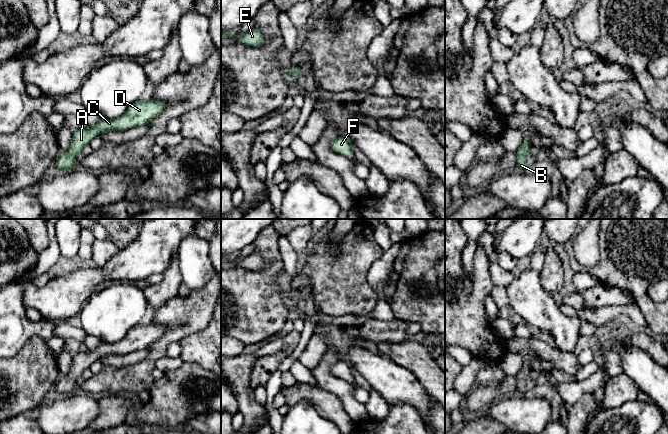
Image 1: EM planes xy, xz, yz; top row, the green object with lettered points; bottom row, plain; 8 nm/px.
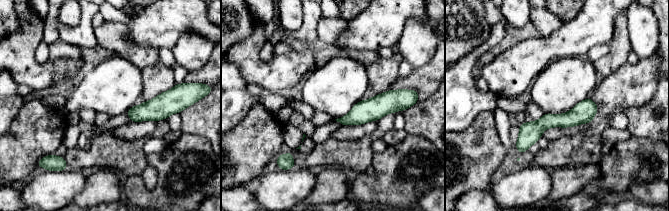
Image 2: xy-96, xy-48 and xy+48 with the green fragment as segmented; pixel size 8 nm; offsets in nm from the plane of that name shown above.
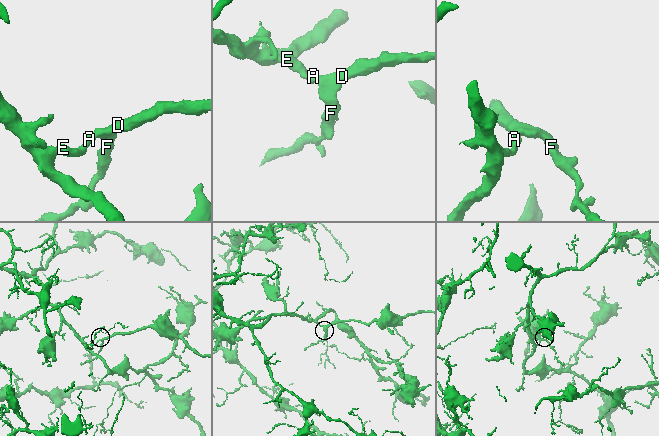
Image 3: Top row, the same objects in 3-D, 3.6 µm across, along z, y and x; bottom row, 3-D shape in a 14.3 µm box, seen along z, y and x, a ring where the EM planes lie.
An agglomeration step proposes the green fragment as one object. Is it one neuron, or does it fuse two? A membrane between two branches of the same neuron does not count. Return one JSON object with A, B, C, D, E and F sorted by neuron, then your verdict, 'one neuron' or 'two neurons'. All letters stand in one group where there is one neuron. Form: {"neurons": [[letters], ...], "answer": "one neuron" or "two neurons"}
{"neurons": [["A", "B", "C", "D", "E", "F"]], "answer": "one neuron"}

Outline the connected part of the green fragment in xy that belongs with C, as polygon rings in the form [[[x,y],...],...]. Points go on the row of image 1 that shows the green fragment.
[[[139,100],[131,105],[126,112],[117,119],[102,118],[98,123],[87,126],[86,128],[77,128],[73,130],[74,135],[70,147],[67,151],[59,154],[55,164],[64,171],[70,171],[76,161],[76,157],[81,154],[82,148],[89,144],[97,135],[106,131],[124,131],[138,126],[148,125],[148,123],[157,117],[166,109],[167,105],[163,101]]]

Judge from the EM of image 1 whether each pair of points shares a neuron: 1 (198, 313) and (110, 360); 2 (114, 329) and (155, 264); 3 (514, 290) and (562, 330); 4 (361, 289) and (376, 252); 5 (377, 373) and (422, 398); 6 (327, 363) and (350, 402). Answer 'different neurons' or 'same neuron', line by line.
1: different neurons
2: different neurons
3: same neuron
4: same neuron
5: same neuron
6: same neuron

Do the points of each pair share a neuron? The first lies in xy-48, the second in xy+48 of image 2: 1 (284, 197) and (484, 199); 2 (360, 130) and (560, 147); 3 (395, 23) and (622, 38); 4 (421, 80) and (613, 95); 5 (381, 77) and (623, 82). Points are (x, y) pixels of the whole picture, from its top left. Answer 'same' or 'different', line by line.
1: different
2: different
3: different
4: same
5: different

